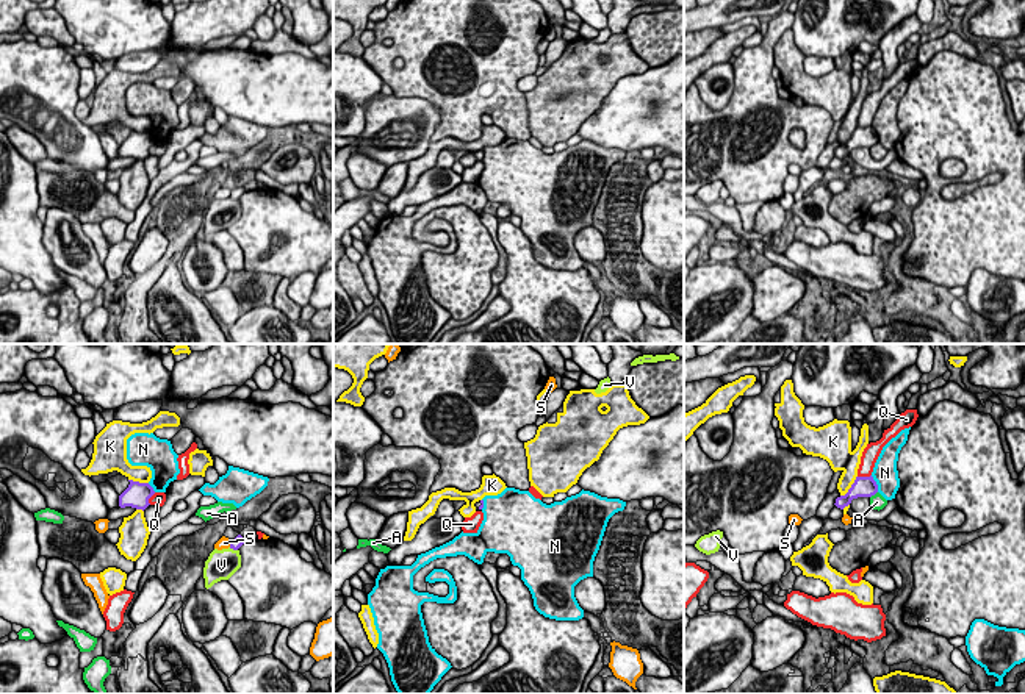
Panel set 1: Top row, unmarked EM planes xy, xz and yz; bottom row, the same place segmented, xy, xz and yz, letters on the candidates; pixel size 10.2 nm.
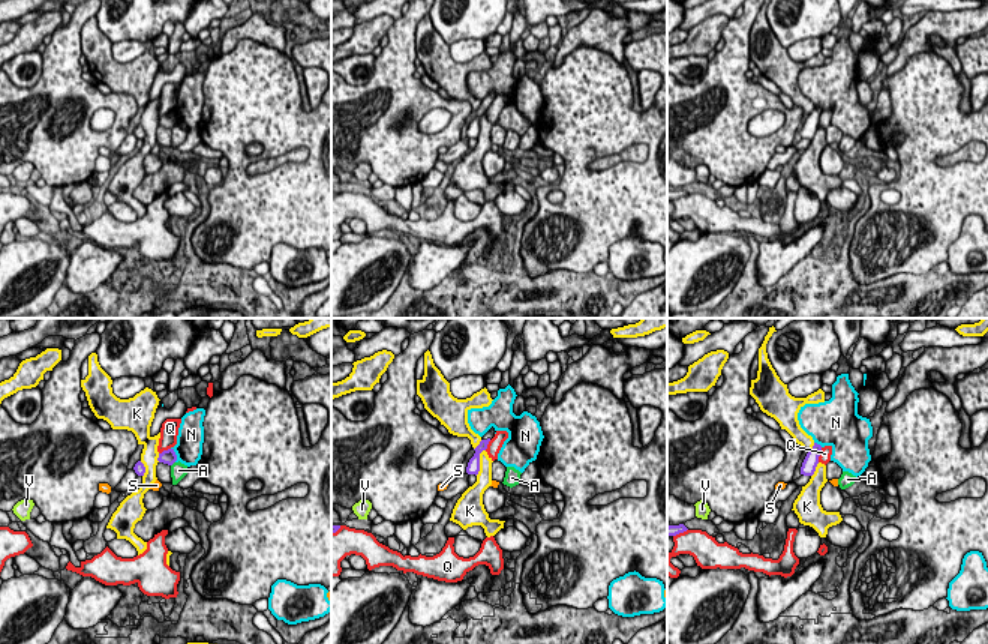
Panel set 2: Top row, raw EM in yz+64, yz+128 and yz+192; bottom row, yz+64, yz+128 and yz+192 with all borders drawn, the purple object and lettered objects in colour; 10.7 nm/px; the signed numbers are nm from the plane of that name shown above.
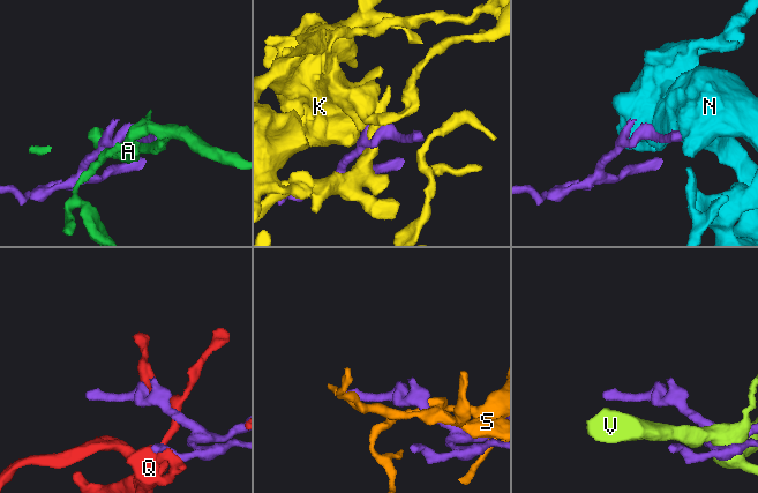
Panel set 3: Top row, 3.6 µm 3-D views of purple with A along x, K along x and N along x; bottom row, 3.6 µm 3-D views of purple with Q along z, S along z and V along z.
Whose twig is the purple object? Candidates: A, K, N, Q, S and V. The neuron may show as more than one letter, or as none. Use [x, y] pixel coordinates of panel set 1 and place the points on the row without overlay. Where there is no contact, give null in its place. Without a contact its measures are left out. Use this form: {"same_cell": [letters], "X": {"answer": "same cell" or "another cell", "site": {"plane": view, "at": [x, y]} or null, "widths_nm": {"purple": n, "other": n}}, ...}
{"same_cell": [], "A": {"answer": "another cell", "site": {"plane": "yz", "at": [873, 144]}, "widths_nm": {"purple": 220, "other": 160}}, "K": {"answer": "another cell", "site": {"plane": "yz", "at": [852, 136]}, "widths_nm": {"purple": 220, "other": 200}}, "N": {"answer": "another cell", "site": {"plane": "yz", "at": [875, 133]}, "widths_nm": {"purple": 220, "other": 260}}, "Q": {"answer": "another cell", "site": {"plane": "yz", "at": [864, 127]}, "widths_nm": {"purple": 220, "other": 170}}, "S": {"answer": "another cell", "site": {"plane": "xy", "at": [230, 193]}, "widths_nm": {"purple": 120, "other": 130}}, "V": {"answer": "another cell", "site": {"plane": "xy", "at": [233, 199]}, "widths_nm": {"purple": 120, "other": 320}}}

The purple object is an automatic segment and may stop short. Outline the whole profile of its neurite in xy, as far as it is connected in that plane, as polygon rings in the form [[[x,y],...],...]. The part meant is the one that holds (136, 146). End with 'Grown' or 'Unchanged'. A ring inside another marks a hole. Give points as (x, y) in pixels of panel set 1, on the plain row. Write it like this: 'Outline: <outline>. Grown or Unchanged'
Outline: [[[128,131],[128,138],[119,145],[119,156],[131,156],[144,161],[150,155],[149,148],[155,144],[153,138],[149,133]]]. Unchanged

